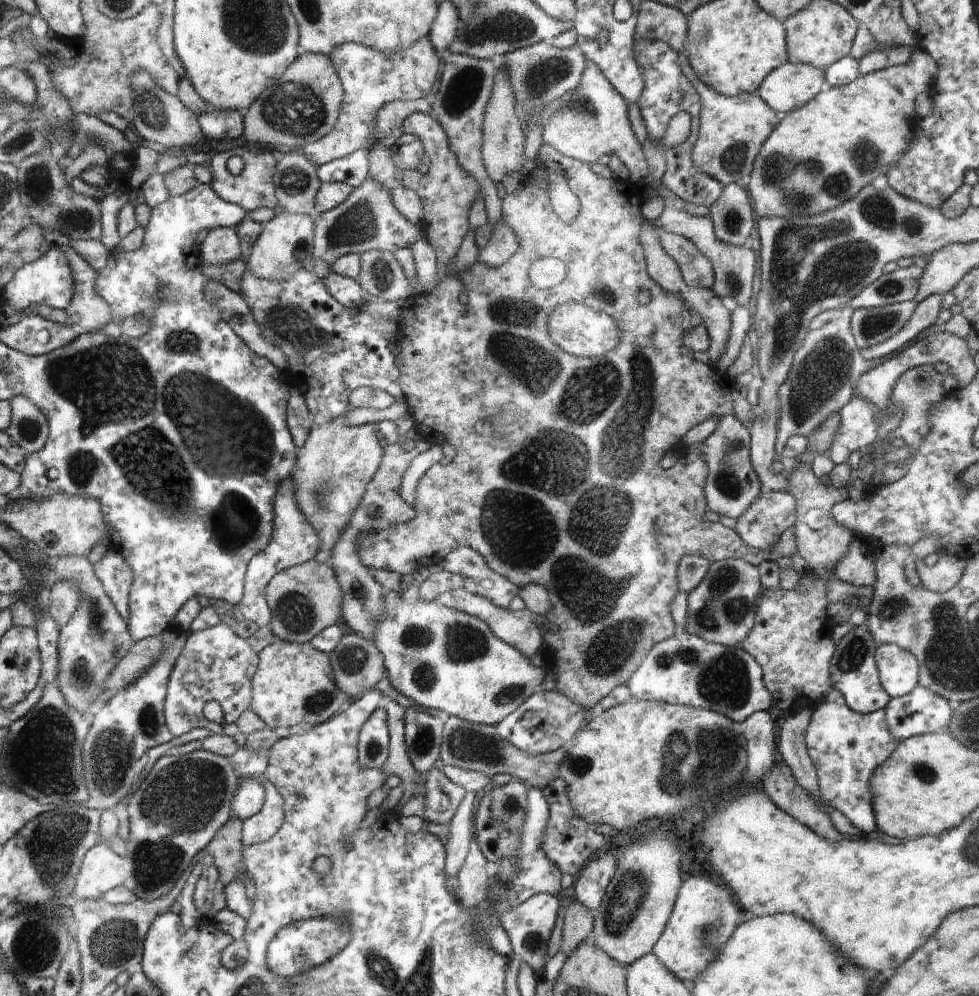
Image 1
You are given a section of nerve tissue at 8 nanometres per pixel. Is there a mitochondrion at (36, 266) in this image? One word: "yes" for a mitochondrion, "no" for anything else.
no

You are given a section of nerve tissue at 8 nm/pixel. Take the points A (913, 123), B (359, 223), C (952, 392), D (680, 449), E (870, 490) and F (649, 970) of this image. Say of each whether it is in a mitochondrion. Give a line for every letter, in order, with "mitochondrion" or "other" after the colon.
A: other
B: mitochondrion
C: other
D: other
E: other
F: other

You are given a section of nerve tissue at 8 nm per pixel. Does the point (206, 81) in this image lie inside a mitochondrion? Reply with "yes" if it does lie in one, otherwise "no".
no

